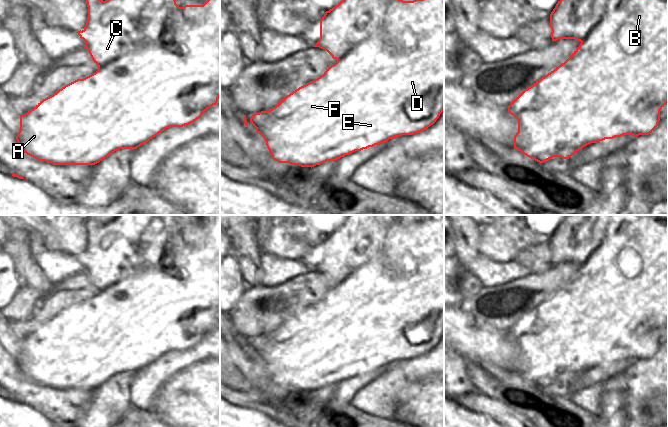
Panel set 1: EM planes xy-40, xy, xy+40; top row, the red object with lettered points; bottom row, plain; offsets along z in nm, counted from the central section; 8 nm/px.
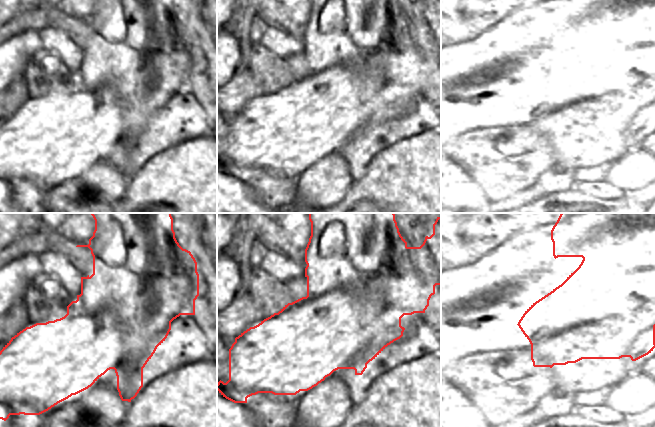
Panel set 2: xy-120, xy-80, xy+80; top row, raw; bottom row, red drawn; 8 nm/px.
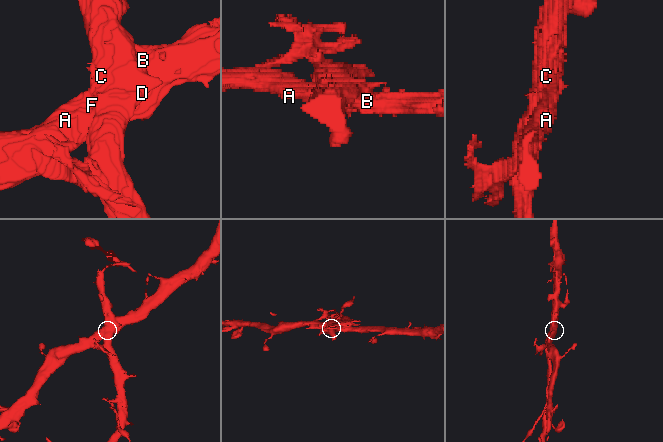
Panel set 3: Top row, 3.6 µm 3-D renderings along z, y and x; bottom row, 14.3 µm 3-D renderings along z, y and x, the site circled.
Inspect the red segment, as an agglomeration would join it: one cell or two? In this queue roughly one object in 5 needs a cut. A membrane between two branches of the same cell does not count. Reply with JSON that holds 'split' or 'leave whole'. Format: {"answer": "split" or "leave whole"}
{"answer": "split"}

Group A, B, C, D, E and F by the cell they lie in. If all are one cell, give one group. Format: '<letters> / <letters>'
A B D E F / C

